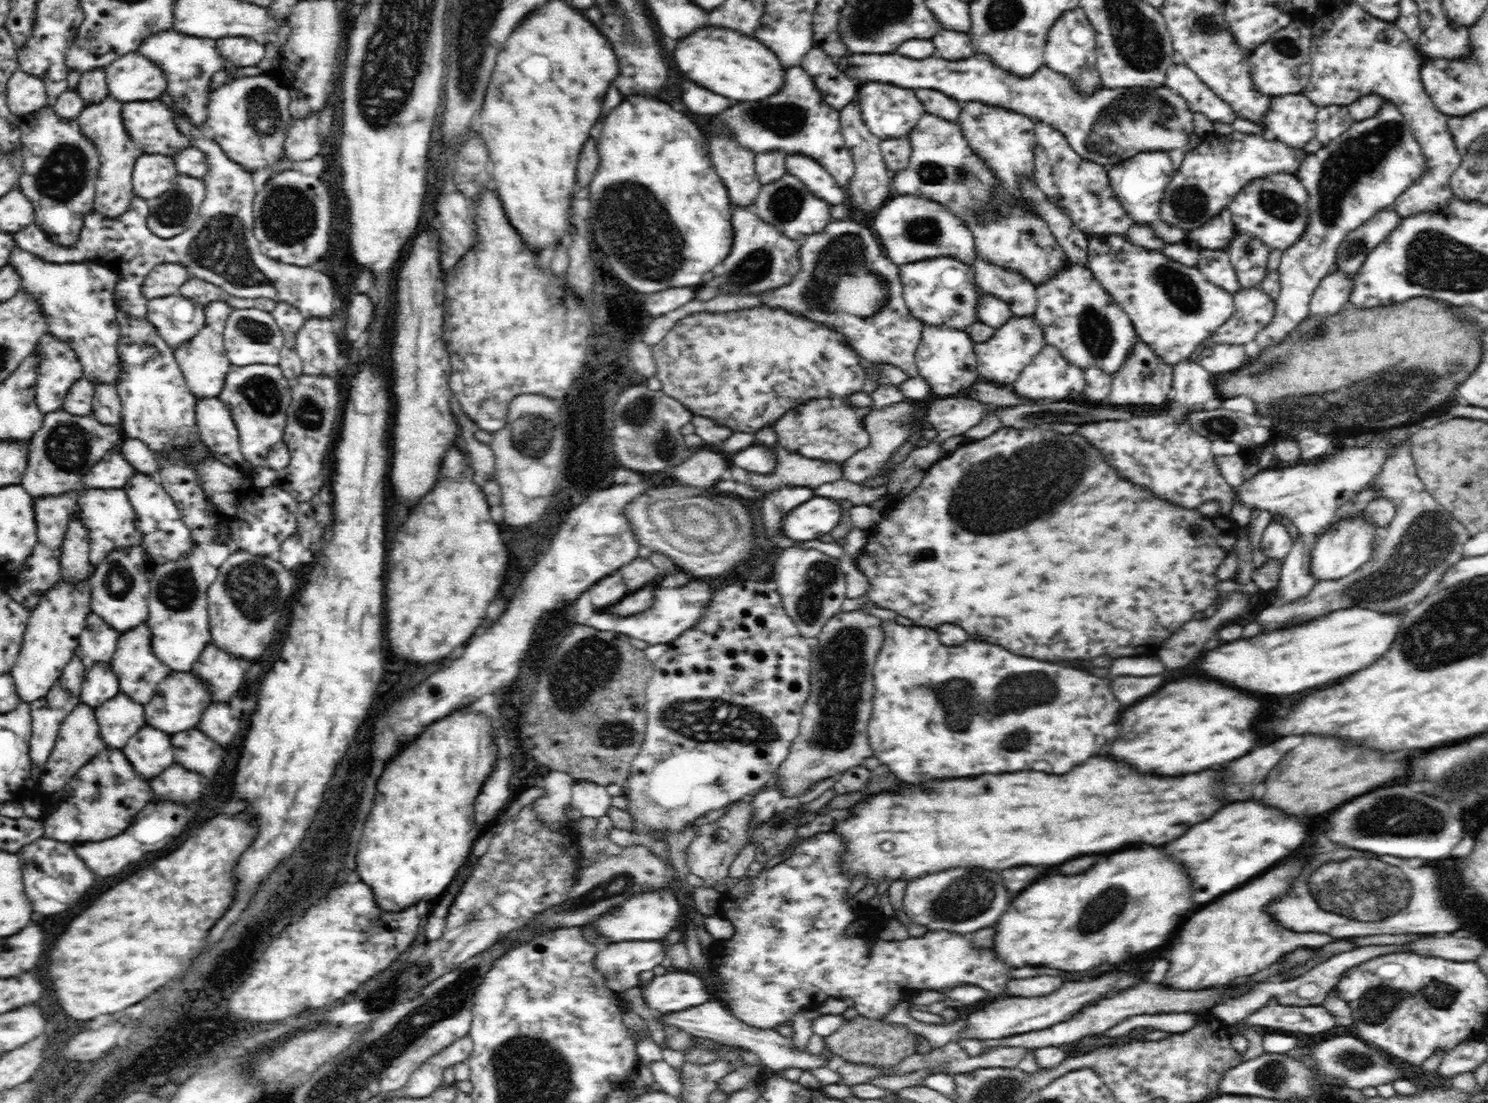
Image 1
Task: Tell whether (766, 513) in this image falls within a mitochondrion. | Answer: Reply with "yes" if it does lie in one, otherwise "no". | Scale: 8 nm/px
no

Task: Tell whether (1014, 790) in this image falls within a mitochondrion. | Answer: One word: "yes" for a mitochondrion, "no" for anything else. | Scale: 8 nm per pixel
no

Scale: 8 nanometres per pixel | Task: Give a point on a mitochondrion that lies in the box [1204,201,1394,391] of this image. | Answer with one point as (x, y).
(1354, 251)

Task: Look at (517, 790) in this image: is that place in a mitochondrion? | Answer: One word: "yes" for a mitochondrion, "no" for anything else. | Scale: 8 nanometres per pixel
no

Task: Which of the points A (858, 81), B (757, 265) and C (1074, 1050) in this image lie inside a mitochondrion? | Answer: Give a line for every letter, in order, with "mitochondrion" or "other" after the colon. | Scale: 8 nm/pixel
A: other
B: mitochondrion
C: other

